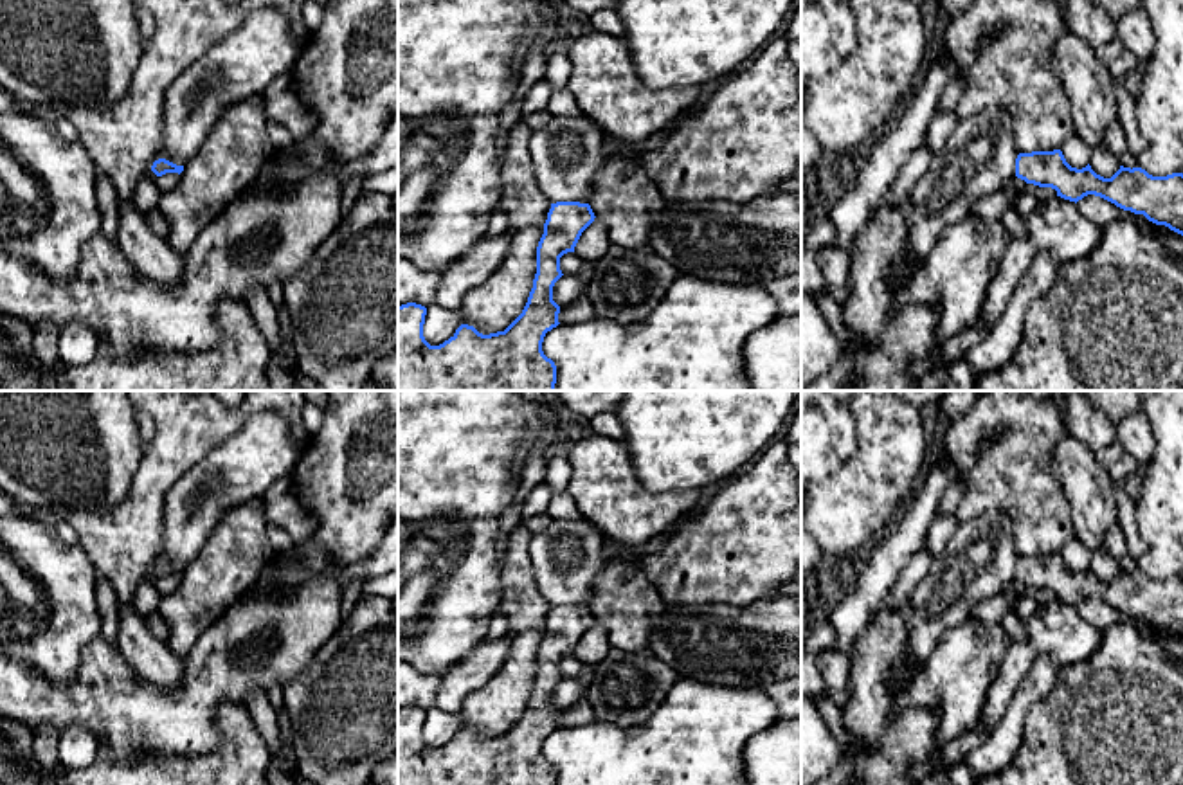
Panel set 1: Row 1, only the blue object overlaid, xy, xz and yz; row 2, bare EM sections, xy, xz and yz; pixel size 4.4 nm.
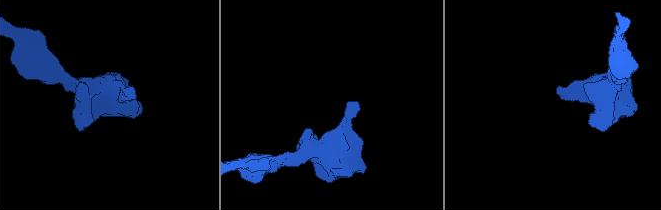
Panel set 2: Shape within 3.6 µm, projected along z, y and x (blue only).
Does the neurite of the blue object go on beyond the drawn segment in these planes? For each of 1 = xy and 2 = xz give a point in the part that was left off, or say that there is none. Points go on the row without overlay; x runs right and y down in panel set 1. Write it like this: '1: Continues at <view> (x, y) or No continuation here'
1: No continuation here
2: No continuation here

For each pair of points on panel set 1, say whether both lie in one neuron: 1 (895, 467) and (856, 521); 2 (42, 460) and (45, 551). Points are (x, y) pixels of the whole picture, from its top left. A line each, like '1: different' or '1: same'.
1: same
2: different

